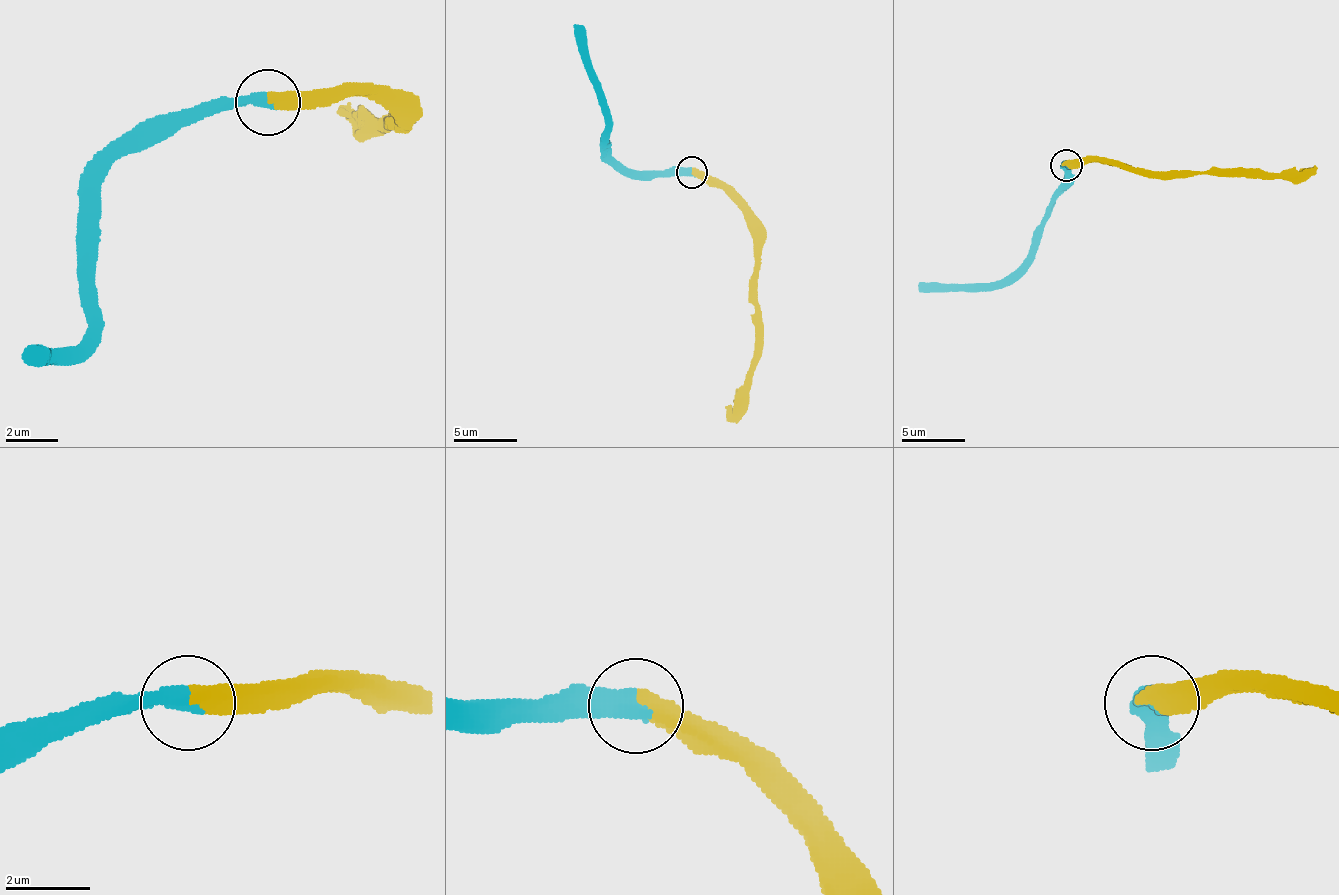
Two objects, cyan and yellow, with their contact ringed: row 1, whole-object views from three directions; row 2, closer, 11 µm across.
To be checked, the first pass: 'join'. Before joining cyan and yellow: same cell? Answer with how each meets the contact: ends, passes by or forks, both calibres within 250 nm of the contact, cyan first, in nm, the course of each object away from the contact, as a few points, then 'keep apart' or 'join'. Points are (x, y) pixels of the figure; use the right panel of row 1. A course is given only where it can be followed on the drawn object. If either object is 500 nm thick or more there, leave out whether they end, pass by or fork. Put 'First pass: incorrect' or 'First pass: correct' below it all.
calibres 500 and 460 nm; course cyan (1067, 164), (1067, 180), (1048, 205), (1038, 246), (1007, 275), (997, 281), (918, 288); course yellow (1067, 164), (1099, 161), (1149, 174), (1298, 174), (1314, 167); join
First pass: correct

